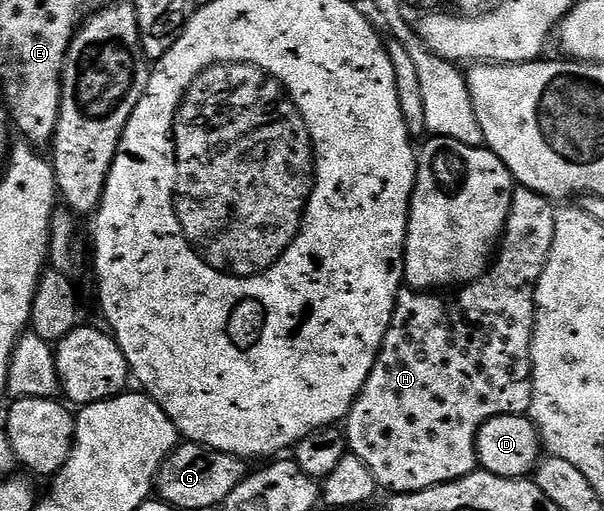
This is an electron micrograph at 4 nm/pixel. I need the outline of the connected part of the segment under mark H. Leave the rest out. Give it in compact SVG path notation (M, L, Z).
M517 187L512 193L508 224L504 228L504 235L498 244L498 255L483 276L473 280L470 284L463 285L451 294L437 294L432 290L402 290L397 294L394 314L390 326L386 330L384 345L380 348L378 358L346 417L348 451L351 455L362 458L362 462L366 462L366 466L370 466L370 474L374 474L377 485L381 489L389 488L387 491L392 494L417 492L418 490L426 490L430 486L454 482L466 474L477 471L476 439L482 426L486 422L490 422L490 418L522 416L531 409L532 335L536 325L536 287L542 278L546 258L550 258L550 246L554 246L555 221L556 208L553 201L529 188Z

